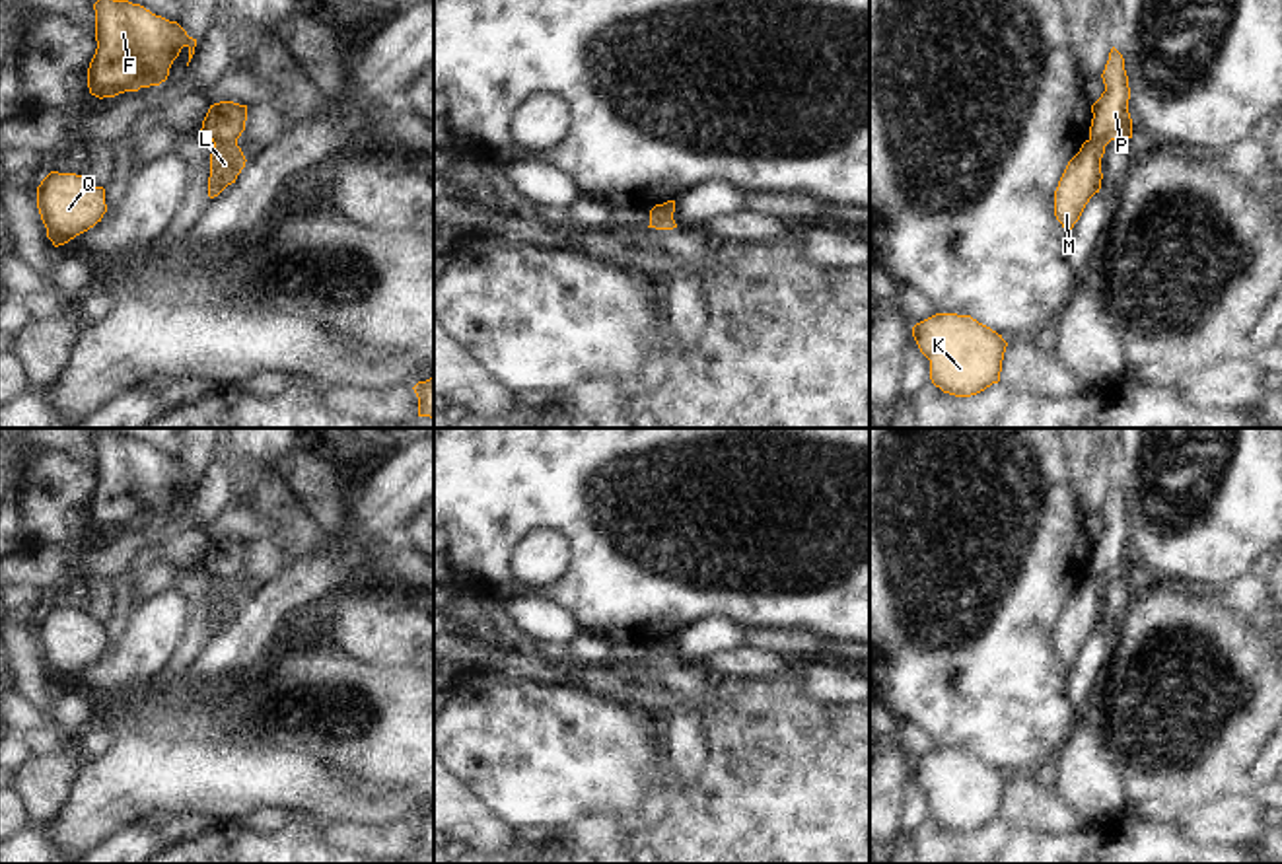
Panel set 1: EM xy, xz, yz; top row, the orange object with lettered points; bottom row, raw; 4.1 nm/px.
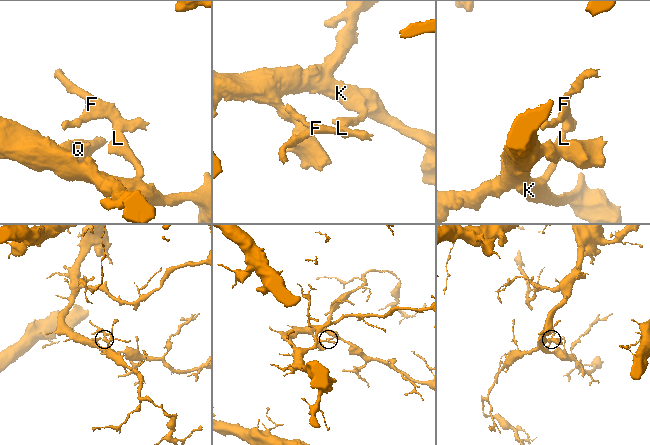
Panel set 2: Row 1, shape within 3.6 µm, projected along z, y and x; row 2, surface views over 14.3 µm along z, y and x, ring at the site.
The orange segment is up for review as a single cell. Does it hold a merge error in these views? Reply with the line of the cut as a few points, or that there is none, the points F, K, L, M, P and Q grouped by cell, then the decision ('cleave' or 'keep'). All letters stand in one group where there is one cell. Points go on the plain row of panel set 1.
cut xy (214, 578), (236, 580); groups F P / K L M Q; cleave

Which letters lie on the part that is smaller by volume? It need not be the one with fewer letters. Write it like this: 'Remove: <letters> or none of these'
Remove: F, P

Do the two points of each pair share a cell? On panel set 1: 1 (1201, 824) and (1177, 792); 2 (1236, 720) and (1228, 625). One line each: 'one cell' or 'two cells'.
1: two cells
2: one cell

